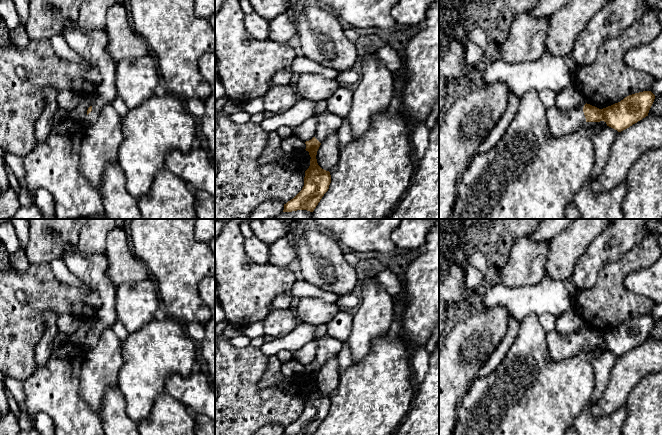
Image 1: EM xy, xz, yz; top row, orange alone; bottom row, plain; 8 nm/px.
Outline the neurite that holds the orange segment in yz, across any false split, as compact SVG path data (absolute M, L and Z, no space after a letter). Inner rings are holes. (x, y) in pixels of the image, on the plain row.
M643 315L603 333L583 326L568 334L557 330L546 333L545 339L554 361L573 357L586 346L604 345L607 350L621 356L648 340L654 323L651 315Z

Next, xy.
M70 246L65 250L62 260L84 285L98 293L102 301L95 323L87 334L85 348L90 350L96 347L101 333L112 328L118 320L115 307L116 285L106 276L108 261L105 254L87 254L78 247Z

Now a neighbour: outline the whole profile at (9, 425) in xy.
M9 411L0 421L0 435L18 435L20 431L19 419Z

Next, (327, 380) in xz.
M338 355L328 360L320 369L316 383L318 389L326 394L331 395L339 384L339 362Z

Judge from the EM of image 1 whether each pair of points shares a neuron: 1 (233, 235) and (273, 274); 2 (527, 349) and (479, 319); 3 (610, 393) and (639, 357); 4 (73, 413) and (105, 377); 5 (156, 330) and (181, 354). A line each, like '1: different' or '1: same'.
1: same
2: different
3: same
4: different
5: same

